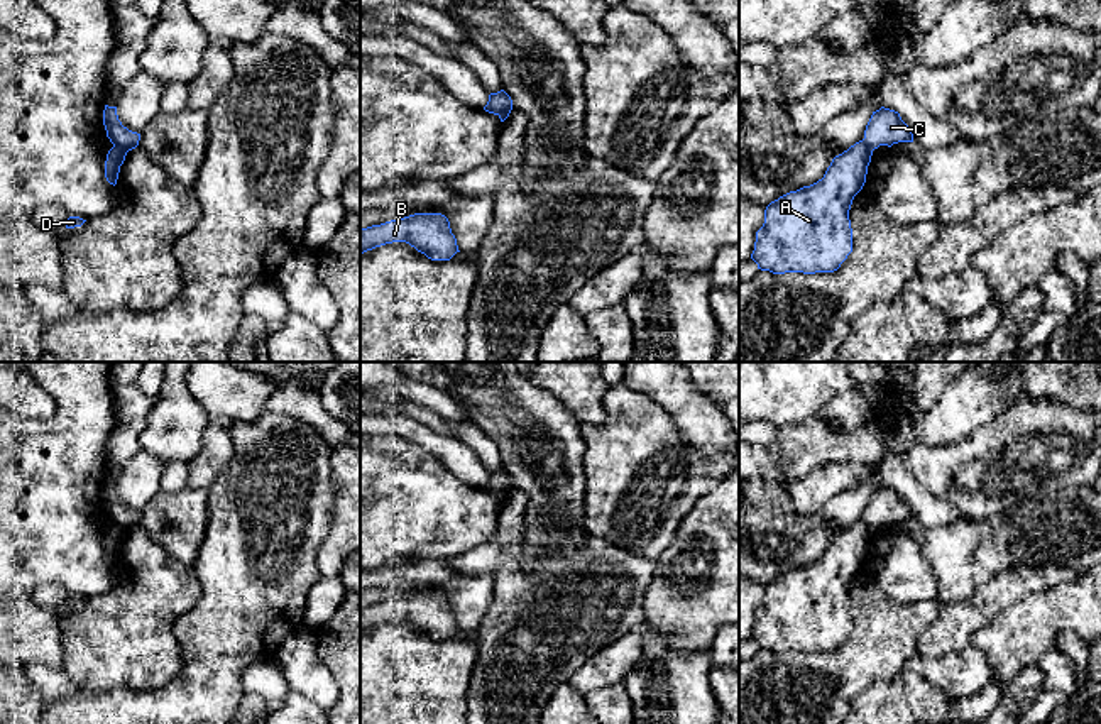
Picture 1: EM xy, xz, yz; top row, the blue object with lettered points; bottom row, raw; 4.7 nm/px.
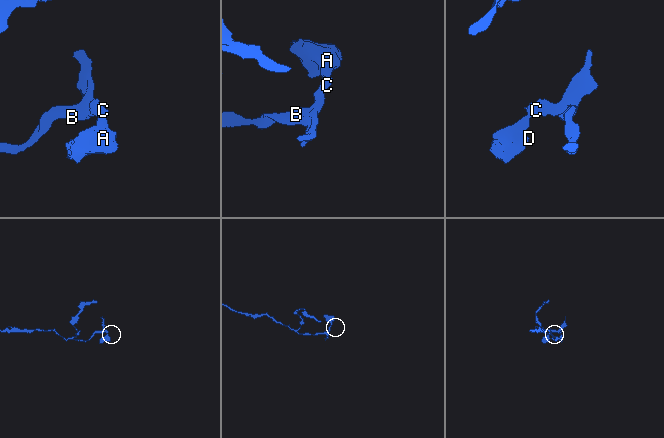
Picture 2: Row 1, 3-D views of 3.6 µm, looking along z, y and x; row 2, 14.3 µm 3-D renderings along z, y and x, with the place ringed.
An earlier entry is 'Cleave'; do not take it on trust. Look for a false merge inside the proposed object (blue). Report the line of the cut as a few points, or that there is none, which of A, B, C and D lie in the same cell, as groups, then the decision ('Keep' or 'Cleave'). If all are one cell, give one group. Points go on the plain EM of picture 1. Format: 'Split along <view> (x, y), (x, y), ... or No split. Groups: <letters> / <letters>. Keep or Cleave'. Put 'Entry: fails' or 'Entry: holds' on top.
Entry: holds
Split along xy (114, 523), (127, 530). Groups: A D / B C. Cleave

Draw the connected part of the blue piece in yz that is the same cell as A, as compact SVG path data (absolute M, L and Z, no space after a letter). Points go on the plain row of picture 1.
M859 519L832 538L822 558L771 580L764 589L764 602L756 611L751 633L758 648L773 653L837 650L852 631L849 589L854 575L866 562L871 535L873 529Z

